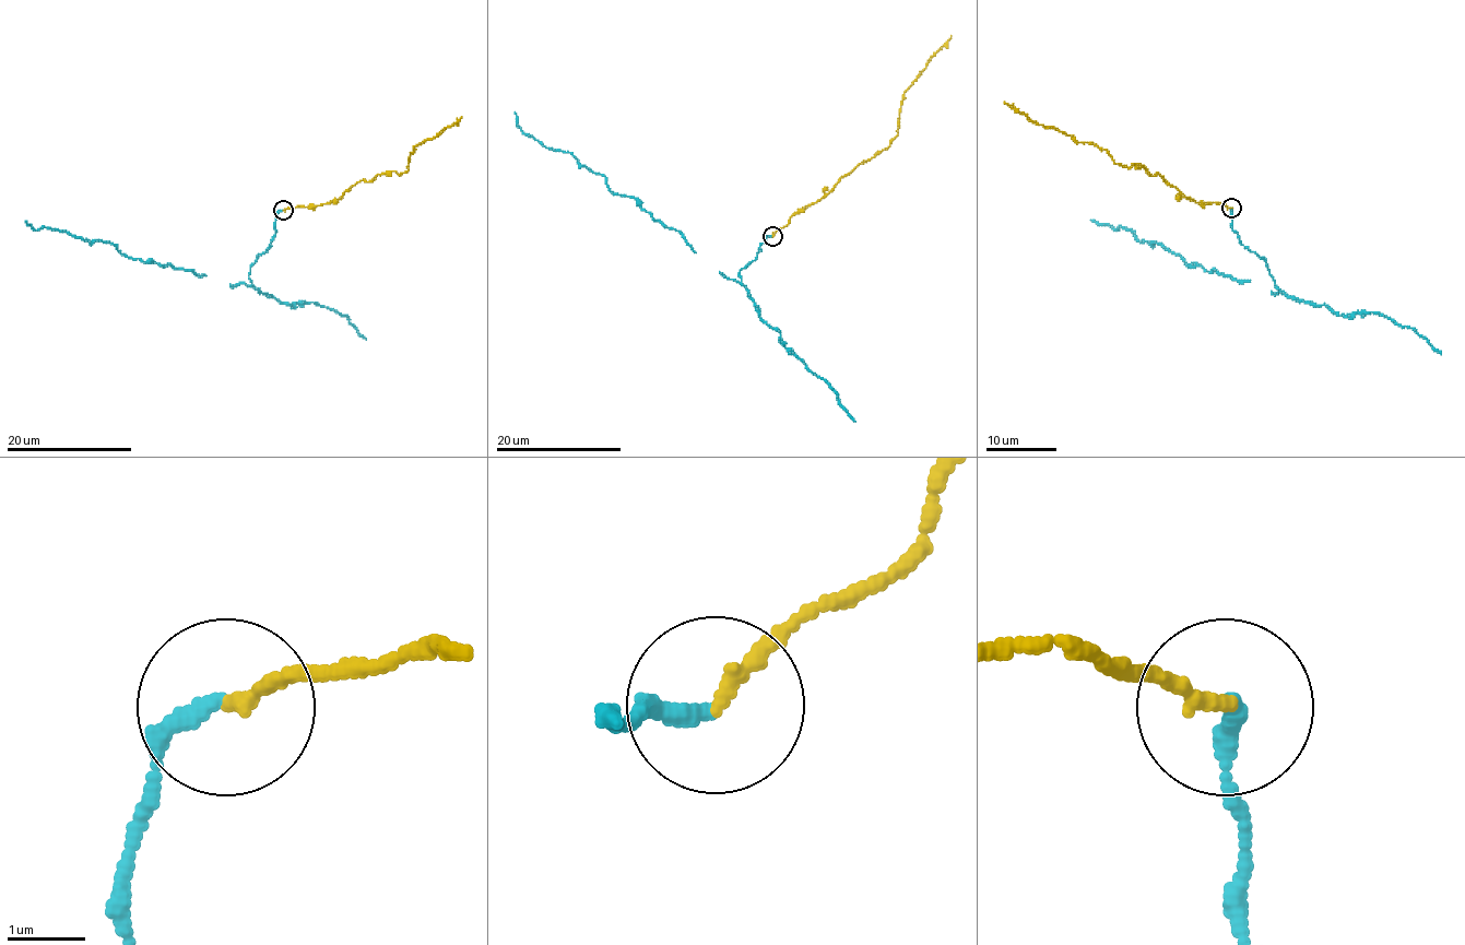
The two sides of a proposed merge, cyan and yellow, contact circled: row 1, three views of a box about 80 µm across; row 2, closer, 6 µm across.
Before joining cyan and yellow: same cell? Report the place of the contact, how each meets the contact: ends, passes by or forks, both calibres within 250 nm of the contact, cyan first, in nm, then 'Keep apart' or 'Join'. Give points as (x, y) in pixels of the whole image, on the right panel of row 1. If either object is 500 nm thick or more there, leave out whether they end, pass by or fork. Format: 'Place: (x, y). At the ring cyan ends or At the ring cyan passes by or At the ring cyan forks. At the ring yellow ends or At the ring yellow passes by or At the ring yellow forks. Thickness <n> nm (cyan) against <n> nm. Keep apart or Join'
Place: (1231, 208). At the ring cyan ends. At the ring yellow ends. Thickness 240 nm (cyan) against 180 nm. Join

